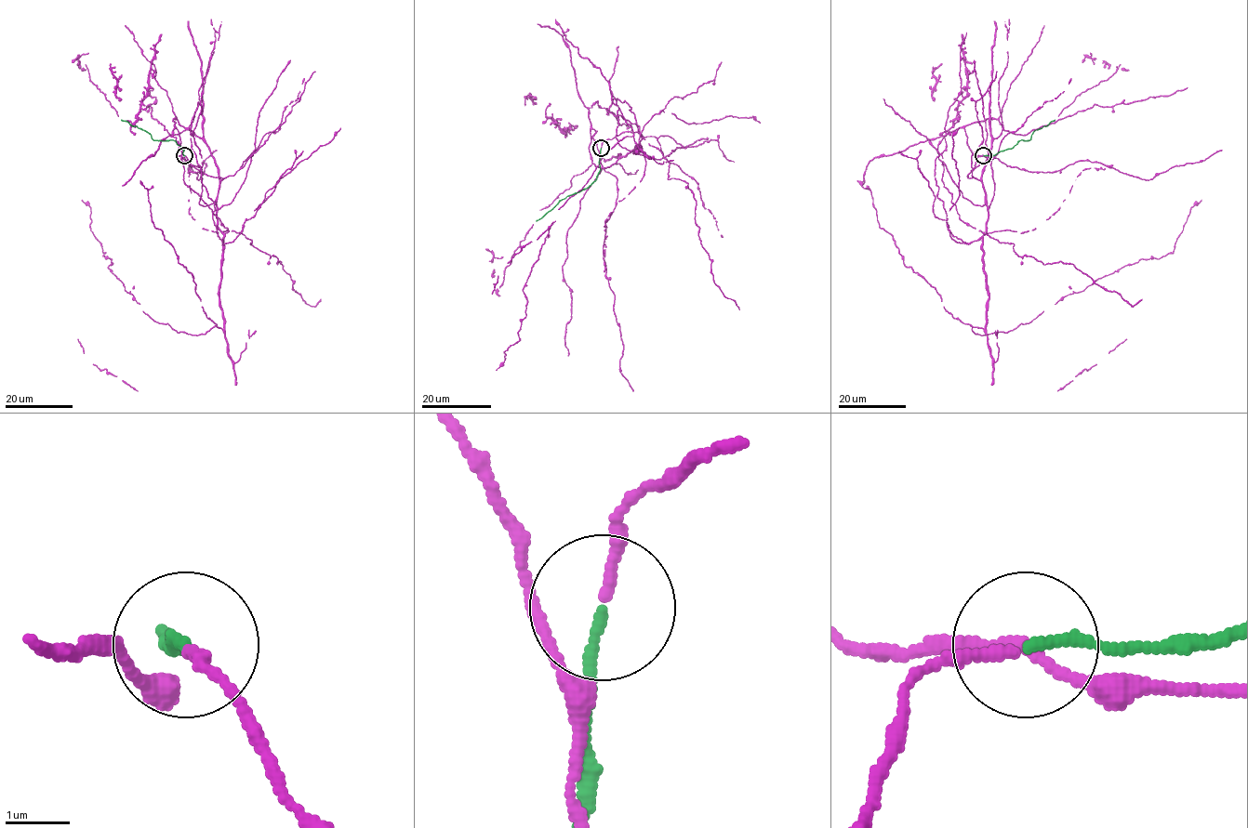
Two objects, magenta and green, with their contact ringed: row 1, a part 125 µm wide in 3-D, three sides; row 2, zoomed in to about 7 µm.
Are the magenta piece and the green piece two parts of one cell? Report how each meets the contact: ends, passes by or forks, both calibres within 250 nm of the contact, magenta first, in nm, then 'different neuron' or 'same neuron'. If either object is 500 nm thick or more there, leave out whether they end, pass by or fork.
magenta forks; green ends; calibres 90 and 160 nm; same neuron

